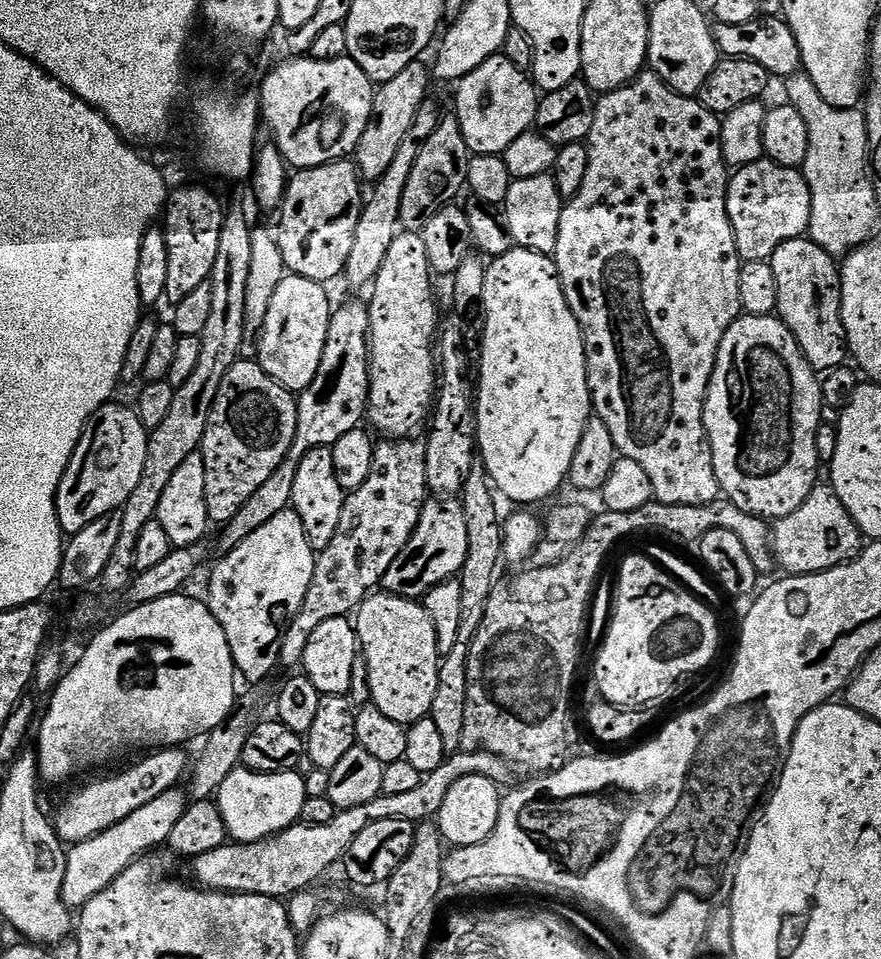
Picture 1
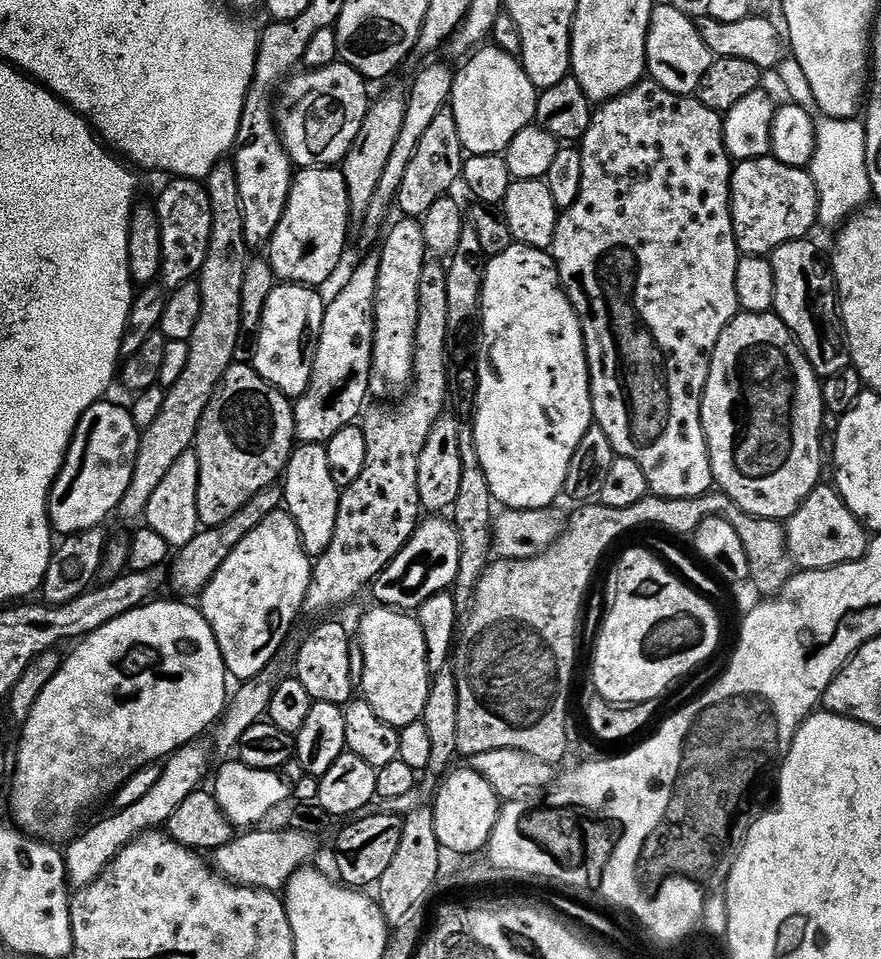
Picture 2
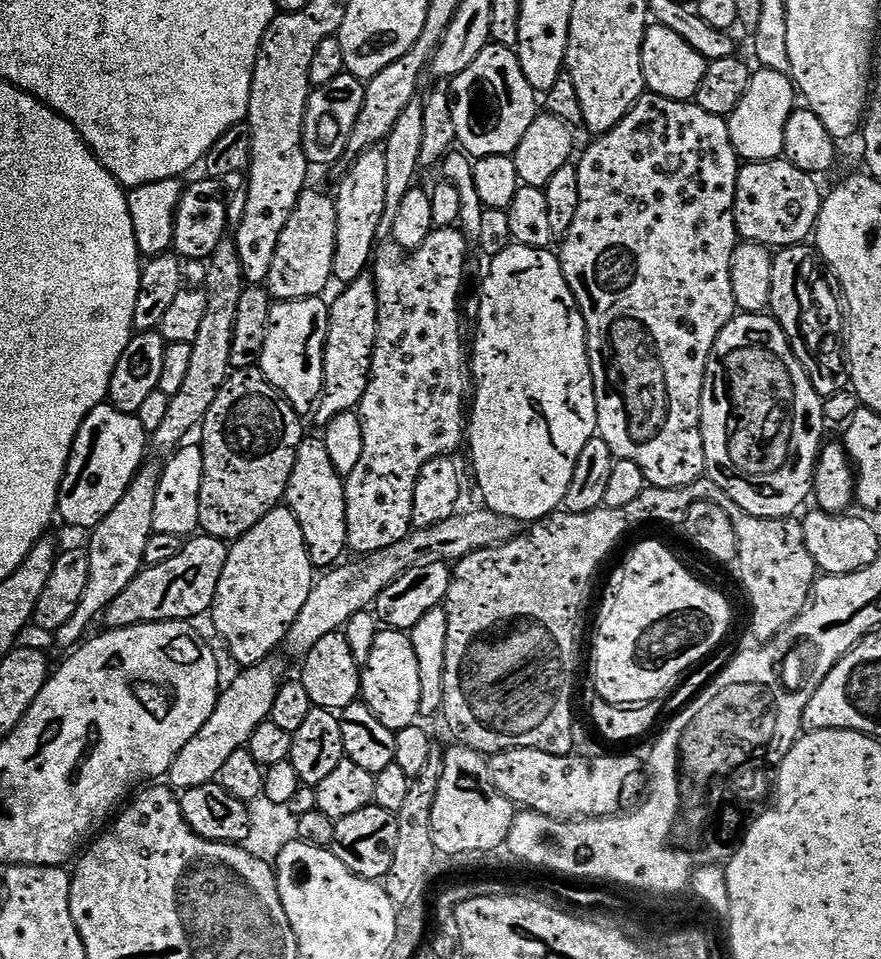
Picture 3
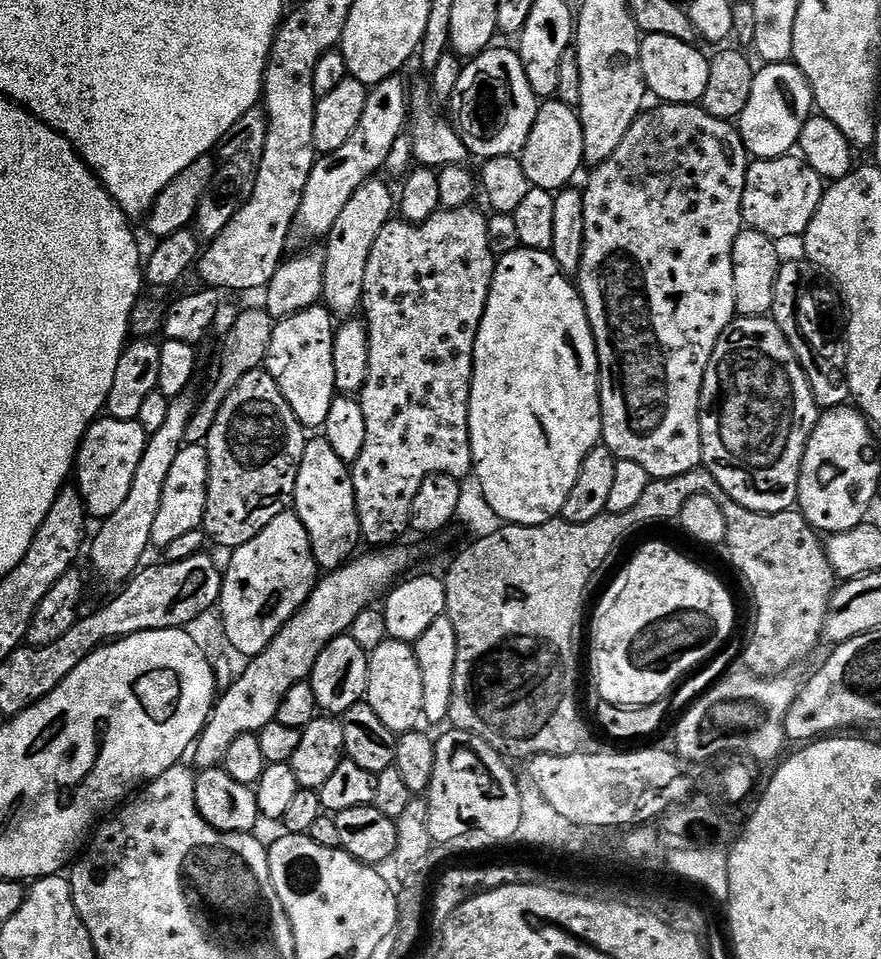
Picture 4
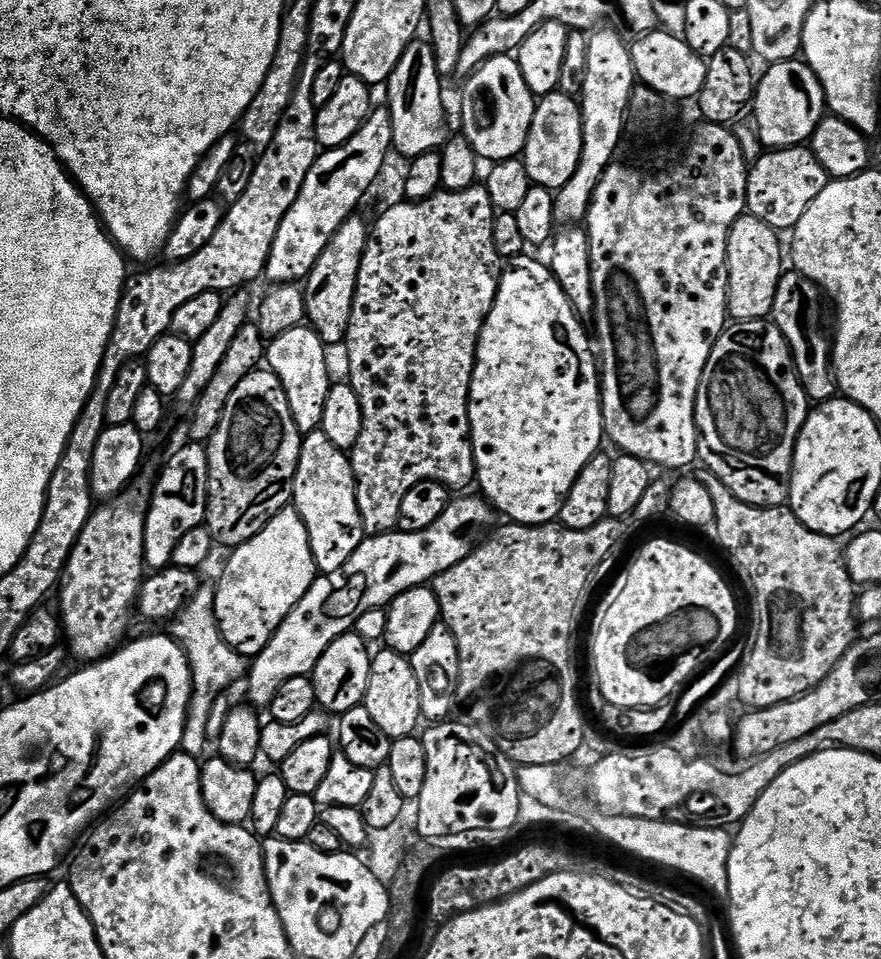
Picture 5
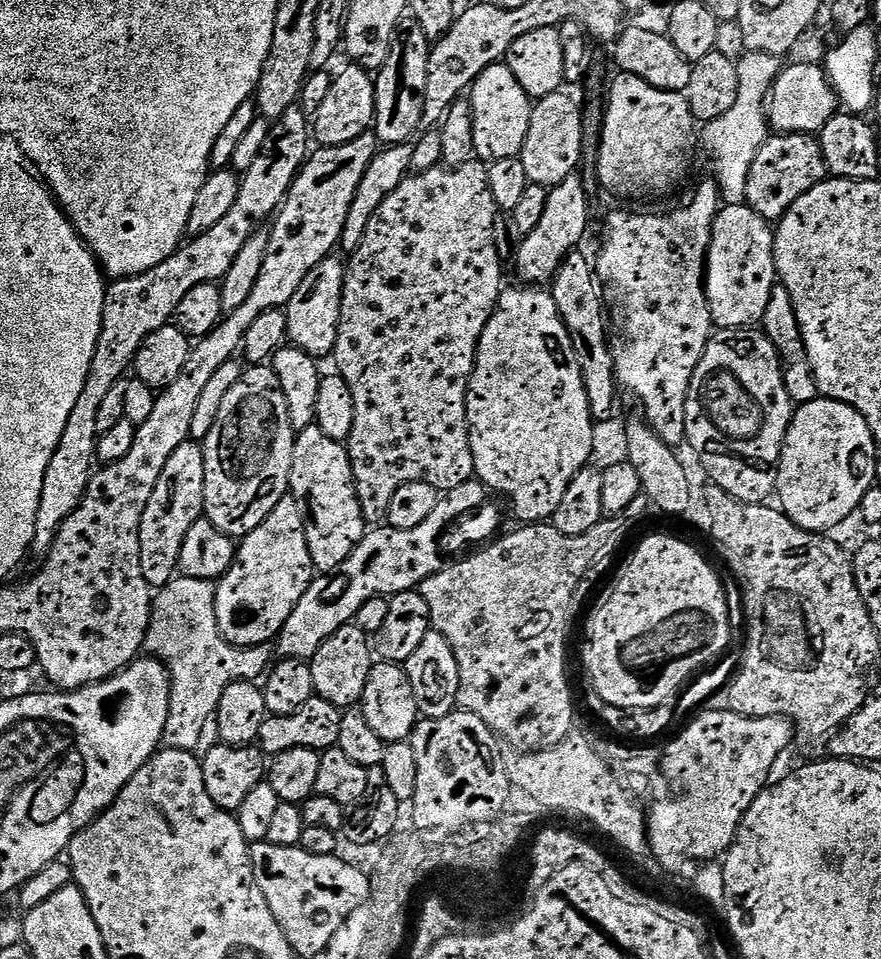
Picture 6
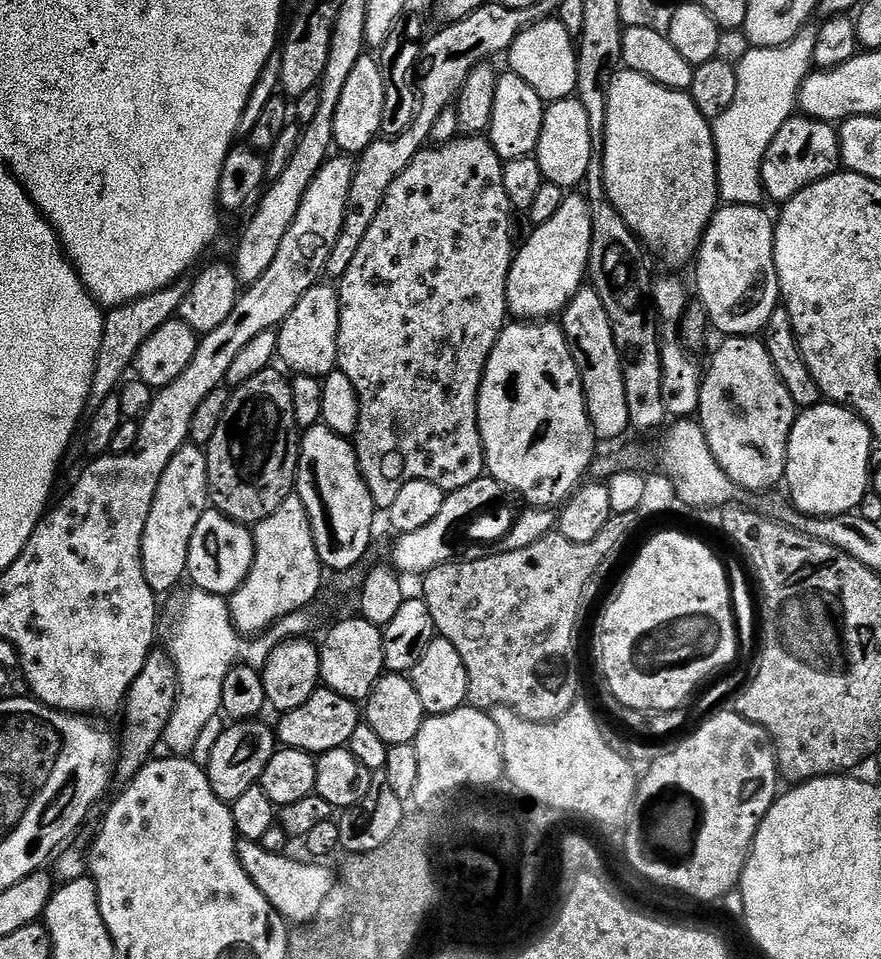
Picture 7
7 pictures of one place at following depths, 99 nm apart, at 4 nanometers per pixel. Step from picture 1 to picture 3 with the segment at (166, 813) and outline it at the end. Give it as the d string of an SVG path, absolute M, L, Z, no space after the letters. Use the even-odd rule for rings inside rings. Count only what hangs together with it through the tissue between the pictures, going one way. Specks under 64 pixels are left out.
M269 658L260 664L245 667L229 684L227 681L226 687L217 695L216 705L206 726L202 726L202 730L198 730L198 734L194 734L194 738L190 738L190 742L186 742L186 746L182 746L178 758L174 758L166 777L167 783L173 789L183 790L213 783L219 777L222 766L230 759L230 754L241 751L247 745L250 734L254 734L254 730L258 730L260 723L271 717L276 691L280 689L282 683L280 668L274 661L275 659Z

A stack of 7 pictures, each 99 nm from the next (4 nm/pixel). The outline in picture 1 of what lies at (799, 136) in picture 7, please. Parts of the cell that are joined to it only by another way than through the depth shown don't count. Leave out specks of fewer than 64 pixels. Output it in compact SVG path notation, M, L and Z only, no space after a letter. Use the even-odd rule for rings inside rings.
M761 158L737 167L728 182L726 210L741 261L768 260L782 242L799 240L808 232L811 191L800 168L787 168Z

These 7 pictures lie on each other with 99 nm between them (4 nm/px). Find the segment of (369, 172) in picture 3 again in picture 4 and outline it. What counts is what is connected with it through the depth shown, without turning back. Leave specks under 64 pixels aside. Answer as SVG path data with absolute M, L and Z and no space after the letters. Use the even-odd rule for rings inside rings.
M373 178L365 181L354 190L354 196L346 202L338 222L330 229L326 237L328 245L322 248L324 253L324 294L323 303L333 317L348 318L361 307L364 298L364 279L366 262L370 262L370 250L378 234L394 216L394 192Z

